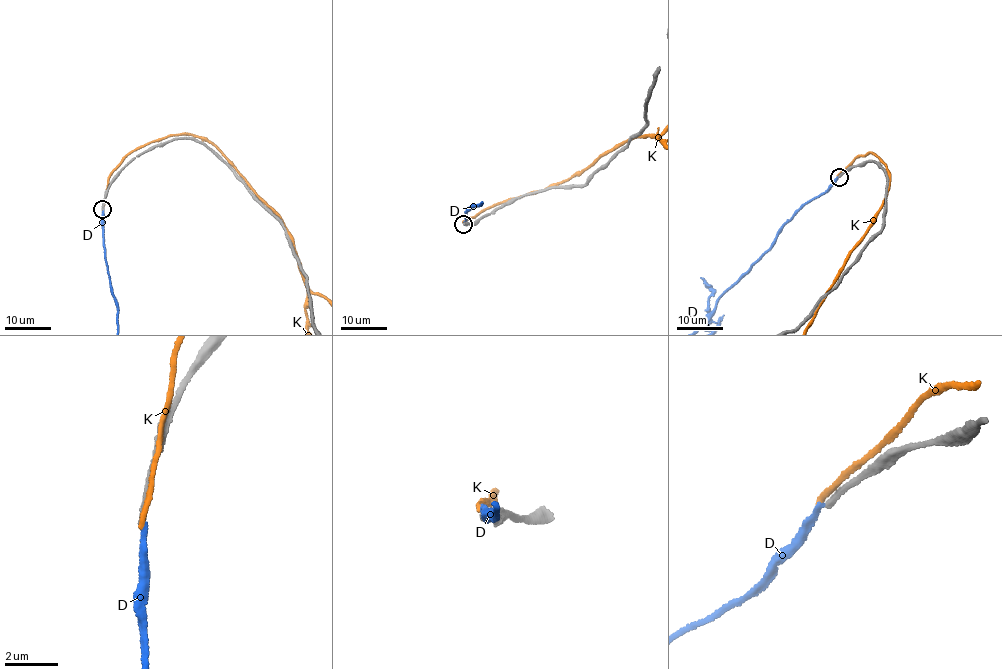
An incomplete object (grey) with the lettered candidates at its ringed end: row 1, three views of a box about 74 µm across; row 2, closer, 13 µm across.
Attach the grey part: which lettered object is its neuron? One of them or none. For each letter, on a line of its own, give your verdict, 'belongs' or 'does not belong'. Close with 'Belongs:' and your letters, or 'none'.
D: does not belong
K: does not belong
Belongs: none

